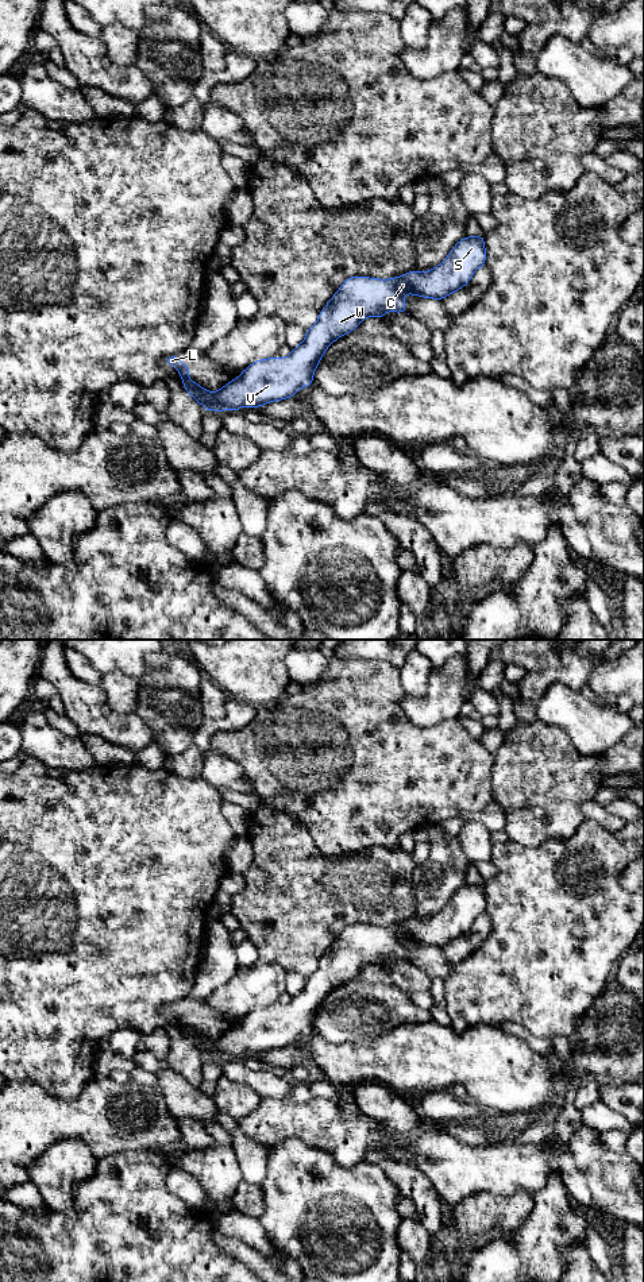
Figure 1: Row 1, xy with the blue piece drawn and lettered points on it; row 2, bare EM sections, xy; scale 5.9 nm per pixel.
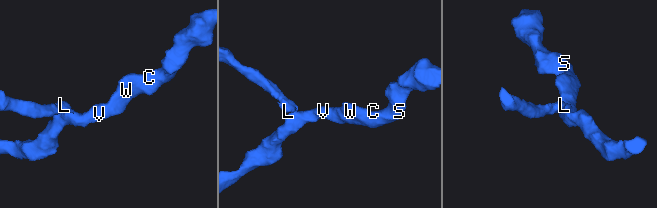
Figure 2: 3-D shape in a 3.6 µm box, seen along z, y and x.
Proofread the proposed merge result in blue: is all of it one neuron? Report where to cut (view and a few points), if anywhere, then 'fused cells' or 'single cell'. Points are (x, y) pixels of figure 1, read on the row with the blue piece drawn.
cut xy (186, 377), (182, 379); fused cells

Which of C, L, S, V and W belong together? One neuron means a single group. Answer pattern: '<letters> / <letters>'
C S V W / L

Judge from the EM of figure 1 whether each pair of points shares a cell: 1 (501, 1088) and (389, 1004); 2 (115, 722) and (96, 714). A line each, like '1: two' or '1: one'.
1: two
2: one

